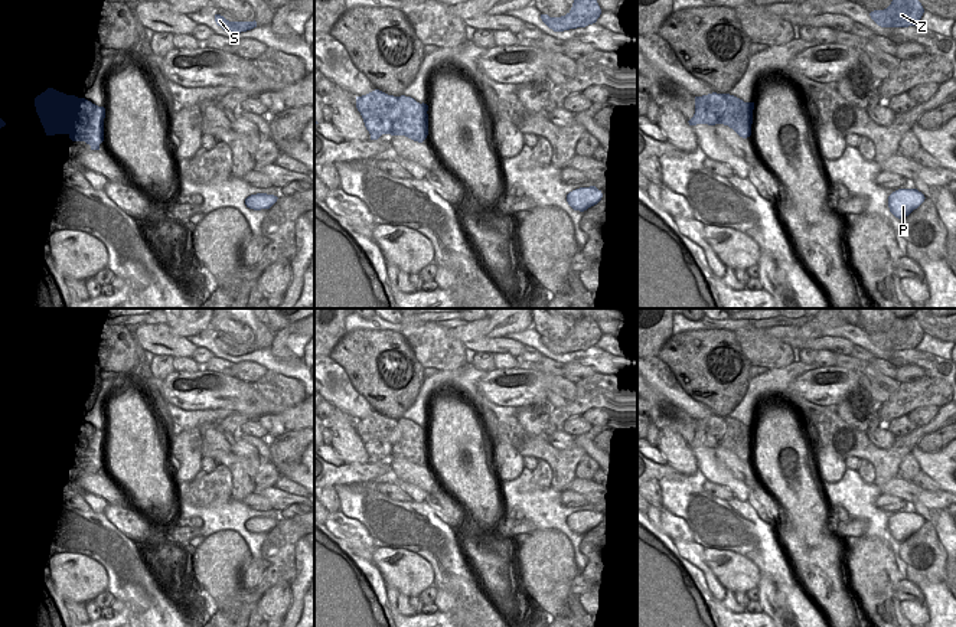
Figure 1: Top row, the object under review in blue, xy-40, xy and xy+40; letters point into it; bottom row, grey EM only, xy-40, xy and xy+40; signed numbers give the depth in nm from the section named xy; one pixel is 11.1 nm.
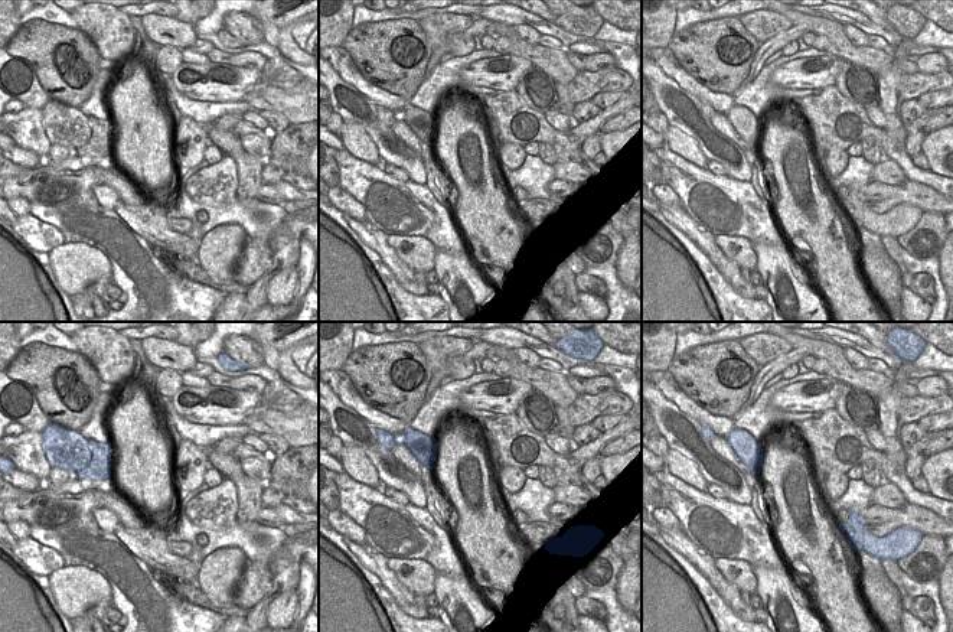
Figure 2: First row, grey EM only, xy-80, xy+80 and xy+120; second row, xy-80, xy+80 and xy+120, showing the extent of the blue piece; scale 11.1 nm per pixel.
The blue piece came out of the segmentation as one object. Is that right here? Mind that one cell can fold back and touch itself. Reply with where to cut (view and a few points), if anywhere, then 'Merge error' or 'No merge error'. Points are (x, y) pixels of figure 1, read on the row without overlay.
Split along xy (398, 420), (398, 427), (405, 436), (420, 436), (427, 446). Merge error

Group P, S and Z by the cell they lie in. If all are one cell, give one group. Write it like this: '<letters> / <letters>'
P / S Z

